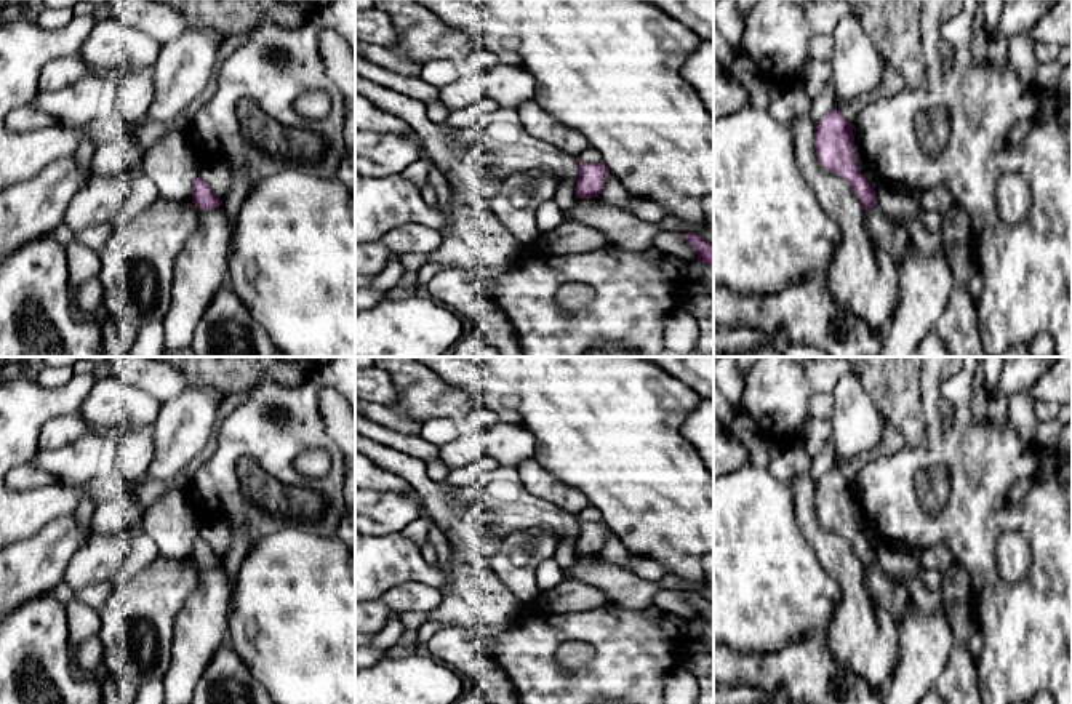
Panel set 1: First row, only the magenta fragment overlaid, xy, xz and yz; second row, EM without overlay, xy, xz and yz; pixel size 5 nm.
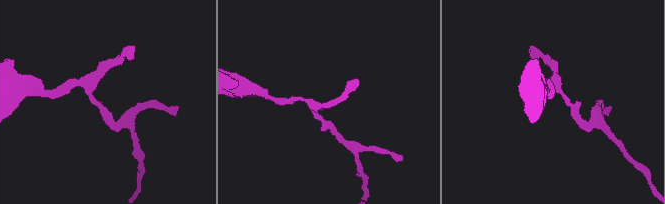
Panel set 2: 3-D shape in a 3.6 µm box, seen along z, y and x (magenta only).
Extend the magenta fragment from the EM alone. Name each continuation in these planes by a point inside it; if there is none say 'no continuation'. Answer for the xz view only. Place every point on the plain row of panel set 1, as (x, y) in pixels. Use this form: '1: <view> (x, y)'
no continuation

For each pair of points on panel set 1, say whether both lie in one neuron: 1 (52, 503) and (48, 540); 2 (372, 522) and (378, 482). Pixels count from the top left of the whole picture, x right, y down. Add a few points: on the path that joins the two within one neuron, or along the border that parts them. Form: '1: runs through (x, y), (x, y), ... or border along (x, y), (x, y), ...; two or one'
1: border along (77, 509), (53, 519), (31, 536), (16, 540); two
2: border along (372, 488), (413, 492); two

